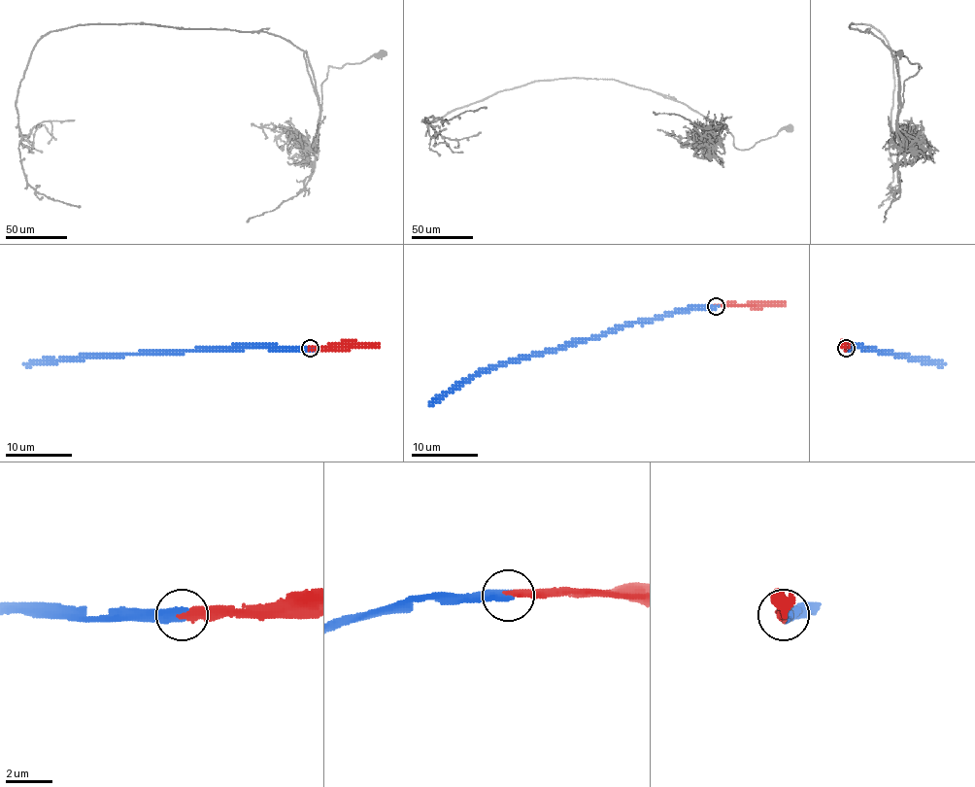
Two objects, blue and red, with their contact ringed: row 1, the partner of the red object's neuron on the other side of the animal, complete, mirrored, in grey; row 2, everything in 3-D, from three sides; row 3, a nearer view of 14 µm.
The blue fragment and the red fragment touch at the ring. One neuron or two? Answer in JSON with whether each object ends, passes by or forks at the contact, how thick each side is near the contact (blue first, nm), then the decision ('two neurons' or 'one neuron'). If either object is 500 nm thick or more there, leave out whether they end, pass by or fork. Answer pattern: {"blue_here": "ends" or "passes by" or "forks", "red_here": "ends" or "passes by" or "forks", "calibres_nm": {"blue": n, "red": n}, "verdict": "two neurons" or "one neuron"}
{"blue_here": "ends", "red_here": "ends", "calibres_nm": {"blue": 400, "red": 320}, "verdict": "one neuron"}

